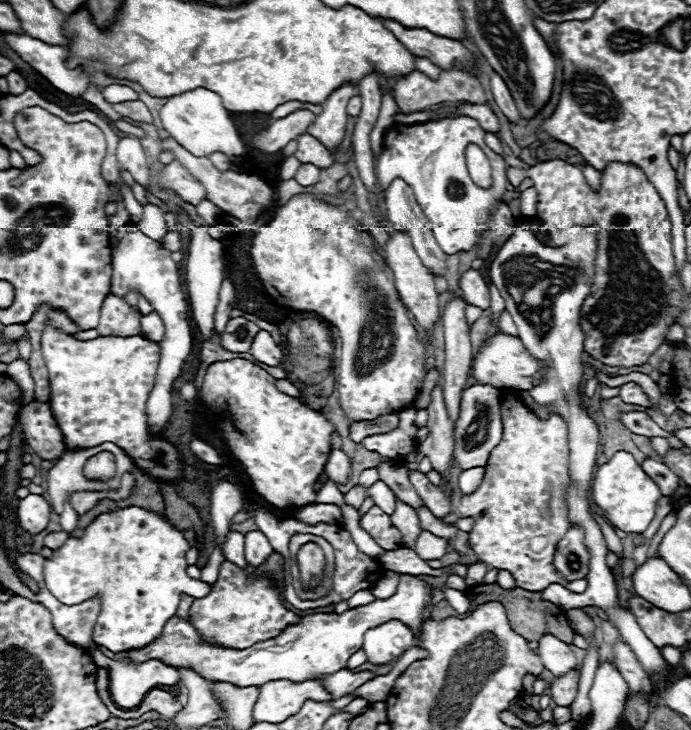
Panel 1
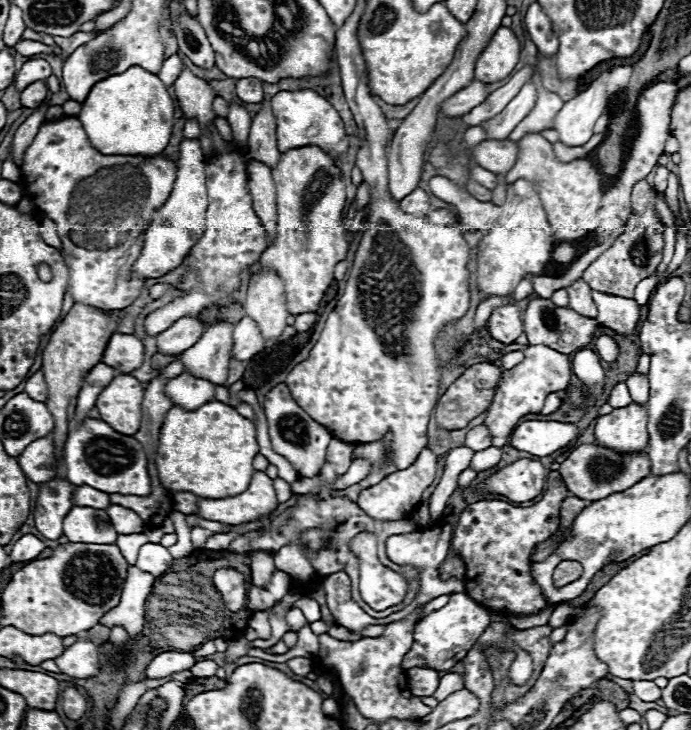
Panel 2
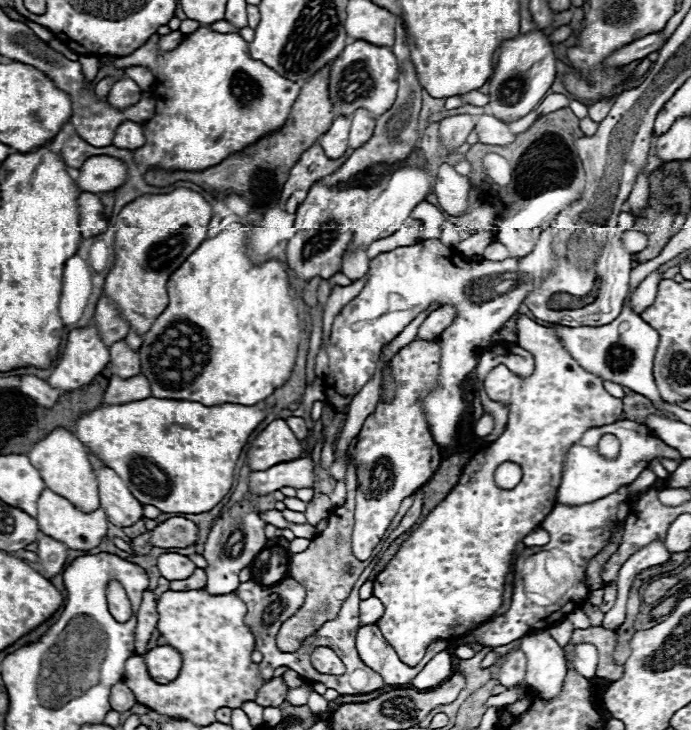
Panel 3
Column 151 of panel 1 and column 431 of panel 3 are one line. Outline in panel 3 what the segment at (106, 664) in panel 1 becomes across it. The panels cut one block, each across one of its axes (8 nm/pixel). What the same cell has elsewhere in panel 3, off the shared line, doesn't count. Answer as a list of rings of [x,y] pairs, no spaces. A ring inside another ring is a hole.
[[[438,652],[428,664],[426,668],[412,680],[412,686],[418,690],[434,690],[438,688],[444,680],[448,680],[452,674],[452,658],[450,654]]]

